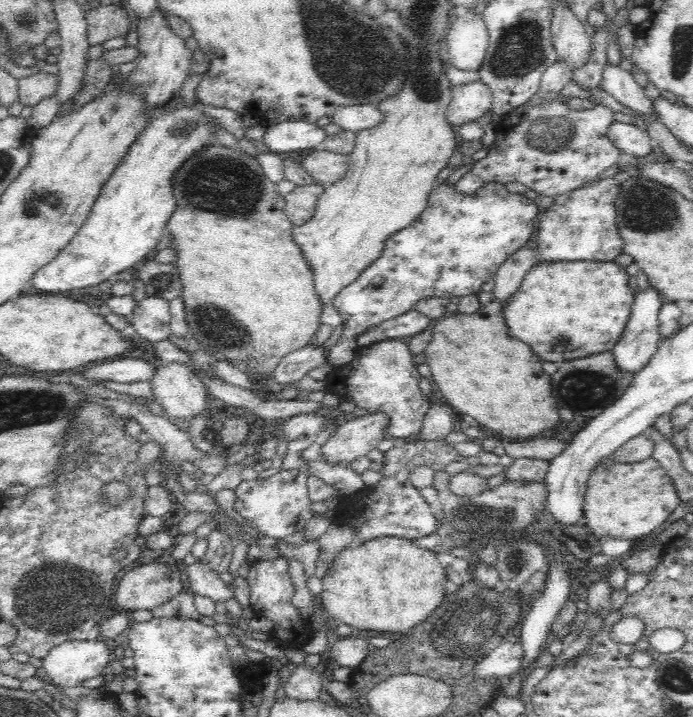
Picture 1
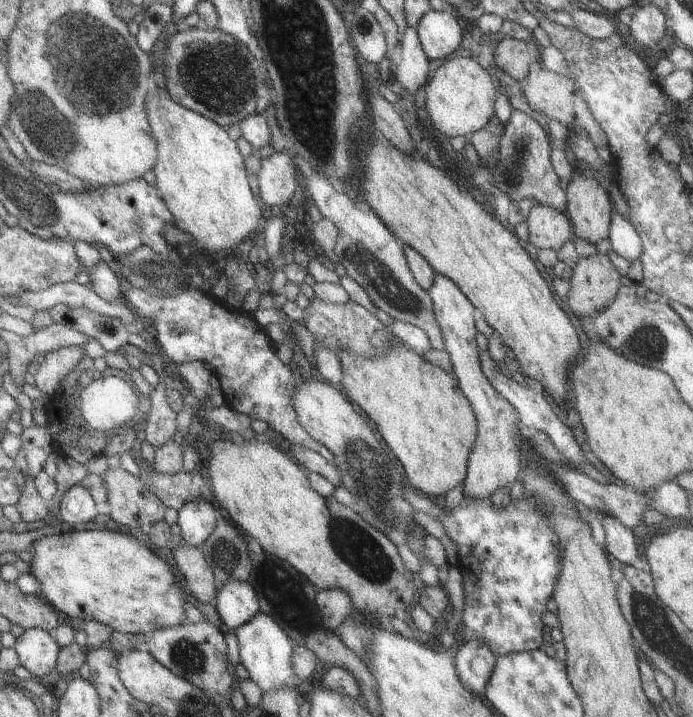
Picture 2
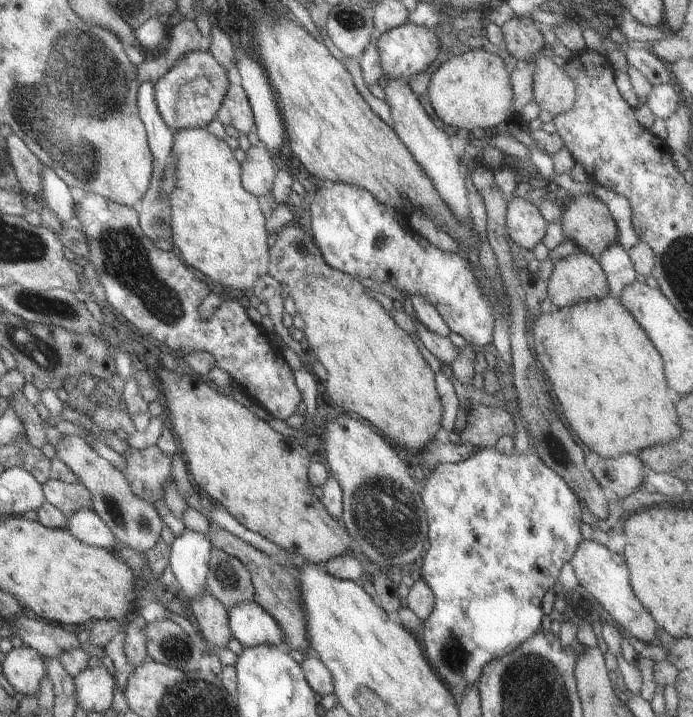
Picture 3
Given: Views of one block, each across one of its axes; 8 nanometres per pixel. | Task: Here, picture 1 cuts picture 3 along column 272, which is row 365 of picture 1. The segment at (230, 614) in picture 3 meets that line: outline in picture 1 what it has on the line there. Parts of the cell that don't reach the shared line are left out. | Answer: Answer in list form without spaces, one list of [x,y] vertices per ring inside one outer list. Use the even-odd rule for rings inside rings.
[[[651,286],[646,290],[637,292],[626,328],[612,350],[616,364],[620,370],[637,373],[656,354],[658,345],[660,344],[659,314],[664,302],[665,300],[661,294]]]

